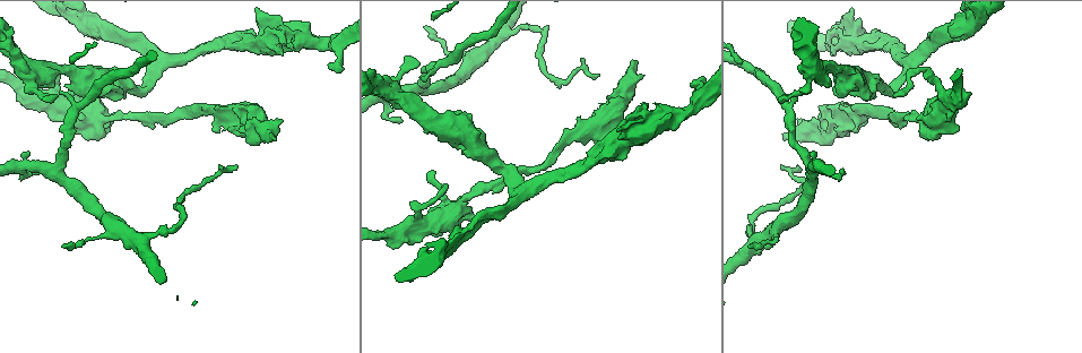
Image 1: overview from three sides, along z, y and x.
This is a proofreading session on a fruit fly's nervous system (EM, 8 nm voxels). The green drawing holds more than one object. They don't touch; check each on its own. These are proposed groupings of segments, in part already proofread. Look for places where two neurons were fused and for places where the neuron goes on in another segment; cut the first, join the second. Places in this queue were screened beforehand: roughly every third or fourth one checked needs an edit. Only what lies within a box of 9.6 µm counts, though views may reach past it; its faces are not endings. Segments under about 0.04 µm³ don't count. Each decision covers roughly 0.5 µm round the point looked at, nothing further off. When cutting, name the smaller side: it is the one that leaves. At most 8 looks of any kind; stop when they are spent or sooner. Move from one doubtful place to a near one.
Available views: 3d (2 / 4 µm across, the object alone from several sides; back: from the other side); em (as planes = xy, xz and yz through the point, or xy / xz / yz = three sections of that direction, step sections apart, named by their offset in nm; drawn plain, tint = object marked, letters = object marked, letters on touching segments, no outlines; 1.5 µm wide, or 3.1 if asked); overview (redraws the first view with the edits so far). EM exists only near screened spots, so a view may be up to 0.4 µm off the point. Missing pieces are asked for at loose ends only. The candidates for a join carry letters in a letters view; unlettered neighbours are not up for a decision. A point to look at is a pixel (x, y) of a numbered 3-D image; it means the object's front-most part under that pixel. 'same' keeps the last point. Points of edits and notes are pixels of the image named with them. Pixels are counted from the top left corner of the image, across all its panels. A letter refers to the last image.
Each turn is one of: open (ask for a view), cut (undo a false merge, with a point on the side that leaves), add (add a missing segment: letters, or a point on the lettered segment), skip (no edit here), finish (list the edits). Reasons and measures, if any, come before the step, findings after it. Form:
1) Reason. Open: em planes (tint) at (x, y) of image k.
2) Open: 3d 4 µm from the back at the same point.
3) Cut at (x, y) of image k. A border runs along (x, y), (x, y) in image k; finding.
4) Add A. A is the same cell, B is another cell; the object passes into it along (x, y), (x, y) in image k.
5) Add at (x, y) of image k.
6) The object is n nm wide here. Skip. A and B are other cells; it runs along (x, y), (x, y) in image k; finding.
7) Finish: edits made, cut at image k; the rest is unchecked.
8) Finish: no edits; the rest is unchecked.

An open end. Open: em planes (letters) at (844, 171) of image 1.

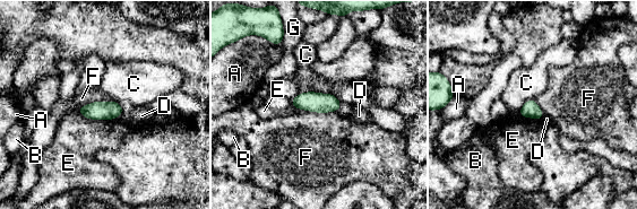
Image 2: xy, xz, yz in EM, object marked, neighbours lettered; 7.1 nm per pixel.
The longest contact is with E, 320 nm. Skip. A, B, C, D, E, F and G are other cells; a border runs along (295, 107), (317, 112), (338, 111) in image 2; no lettered segment goes on from it.

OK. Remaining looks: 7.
Arms part here. Open: em planes (letters) at (119, 80) of image 1.

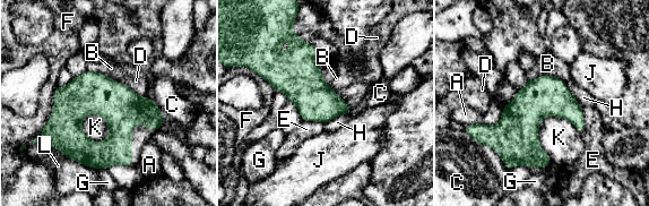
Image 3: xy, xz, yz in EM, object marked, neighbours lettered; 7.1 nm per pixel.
Skip. A, B, C, D, E, F, G, H, J, K and L are other cells; a border runs along (545, 116), (538, 142), (551, 162) in image 3; one neuron here.

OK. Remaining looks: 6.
Stops while still wide. Open: em planes (letters) at (835, 136) of image 1.

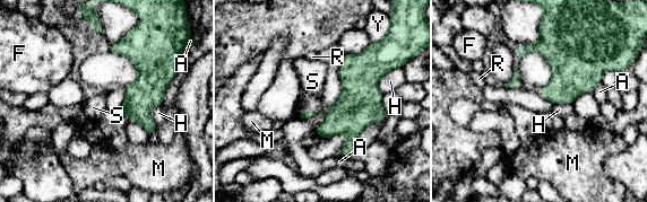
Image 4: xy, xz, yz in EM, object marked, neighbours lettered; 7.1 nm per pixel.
The longest contact is with H, 400 nm. Skip. A, F, H, M, R, S and Y are other cells; a border runs along (177, 72), (152, 111), (157, 125) in image 4; no lettered segment goes on from it.

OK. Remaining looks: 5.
Finish: no edits; the rest is unchecked.

